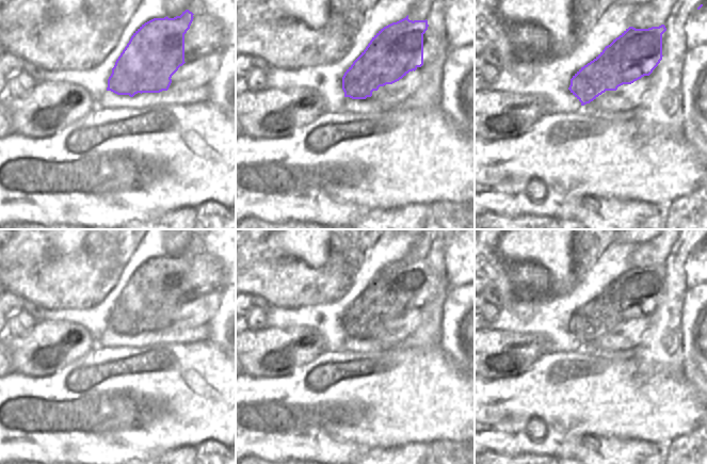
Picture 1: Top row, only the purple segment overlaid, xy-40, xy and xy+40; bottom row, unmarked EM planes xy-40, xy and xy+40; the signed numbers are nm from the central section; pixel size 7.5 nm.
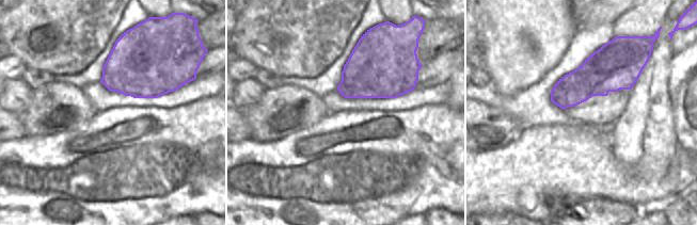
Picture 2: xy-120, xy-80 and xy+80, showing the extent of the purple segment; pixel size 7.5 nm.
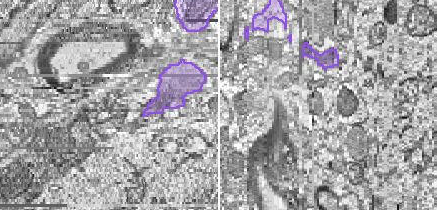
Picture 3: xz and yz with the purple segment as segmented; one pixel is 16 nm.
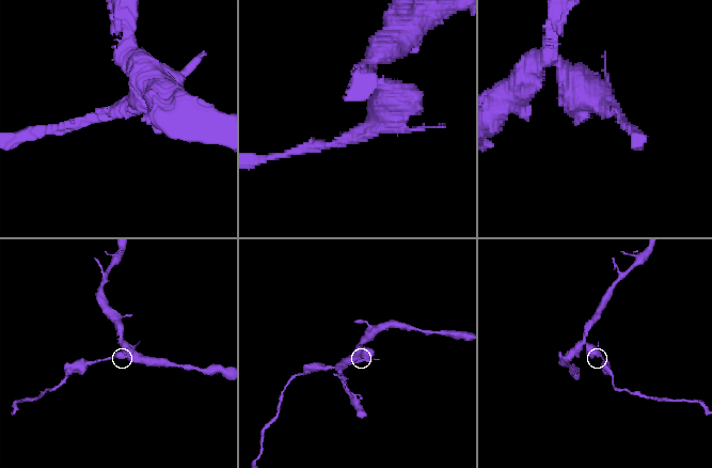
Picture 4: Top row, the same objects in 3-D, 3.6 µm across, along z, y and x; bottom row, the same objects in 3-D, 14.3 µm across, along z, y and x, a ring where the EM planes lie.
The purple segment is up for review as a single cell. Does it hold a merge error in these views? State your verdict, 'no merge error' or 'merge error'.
merge error

